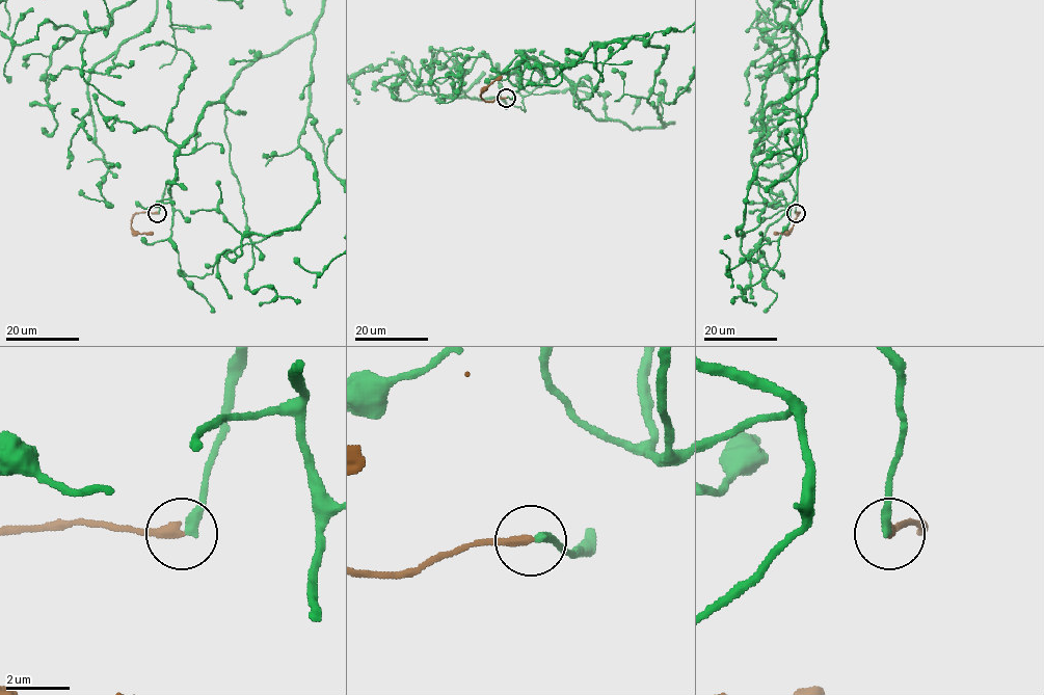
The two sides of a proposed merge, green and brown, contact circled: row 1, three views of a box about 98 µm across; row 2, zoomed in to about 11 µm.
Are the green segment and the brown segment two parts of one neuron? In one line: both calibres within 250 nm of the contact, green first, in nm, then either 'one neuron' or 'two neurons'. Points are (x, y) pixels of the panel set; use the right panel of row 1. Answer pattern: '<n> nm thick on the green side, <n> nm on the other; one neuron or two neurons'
300 nm thick on the green side, 320 nm on the other; one neuron

